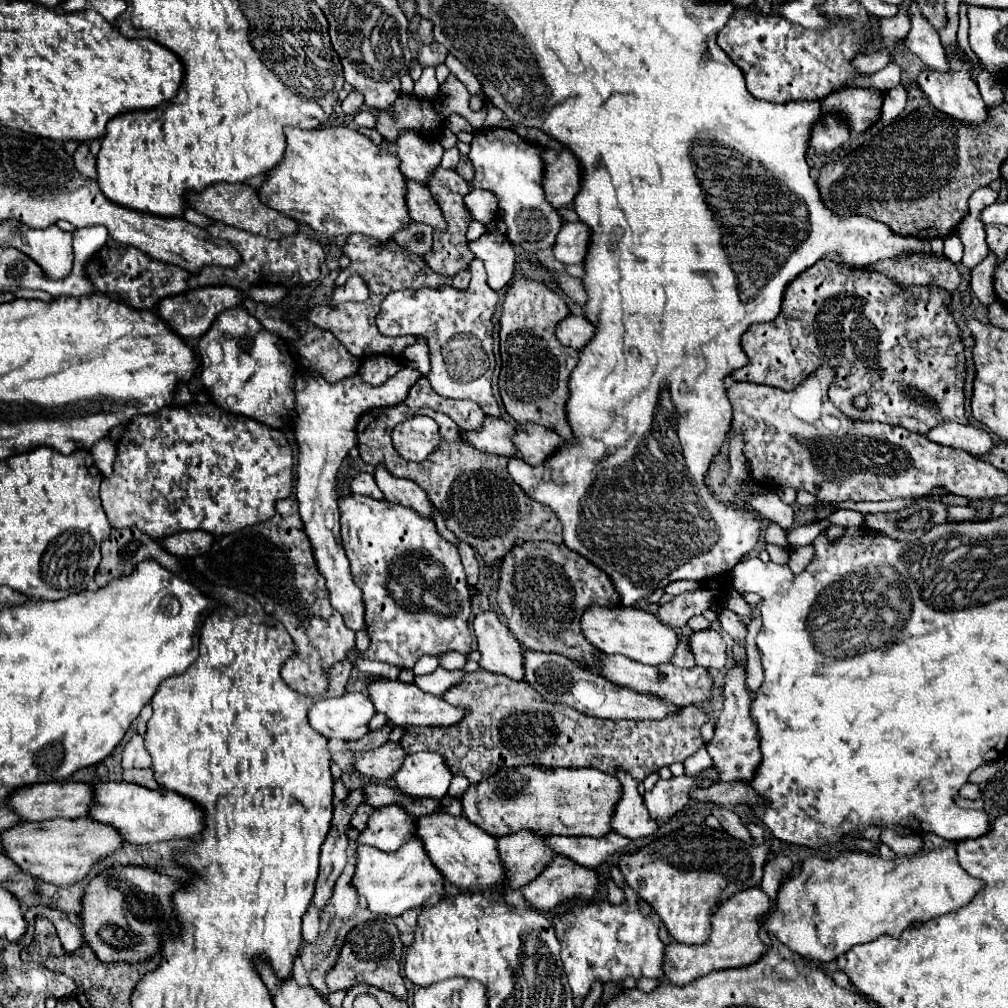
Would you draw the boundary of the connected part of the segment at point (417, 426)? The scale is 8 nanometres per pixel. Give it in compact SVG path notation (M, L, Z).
M428 416L408 418L392 432L396 452L410 462L424 462L440 446L440 442L438 424Z

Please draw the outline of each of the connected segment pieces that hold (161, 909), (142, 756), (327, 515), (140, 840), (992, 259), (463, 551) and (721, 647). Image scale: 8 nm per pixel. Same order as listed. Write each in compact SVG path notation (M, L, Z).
M110 866L98 872L82 898L80 930L84 942L94 950L102 964L144 962L160 950L160 934L166 928L176 930L172 920L172 892L184 882L162 876L144 866Z
M134 734L122 750L122 768L150 768L152 760L144 748L144 738Z
M402 368L396 376L386 380L380 386L366 384L360 374L348 376L340 382L328 384L318 372L300 370L294 374L294 396L296 396L296 424L294 438L298 448L298 482L296 498L300 504L300 516L308 538L312 540L312 550L320 574L326 578L326 588L330 592L332 606L342 614L344 624L358 632L364 630L364 602L362 592L354 584L350 562L342 548L340 526L338 526L338 496L336 496L336 474L342 460L356 446L356 424L368 408L384 408L384 404L404 402L412 384L420 378L420 372L414 368Z
M100 782L92 784L92 806L88 818L116 828L126 844L150 844L174 838L196 838L200 828L204 828L204 816L192 800L176 796L174 792L160 794L158 790L140 788L128 782Z
M988 252L988 256L978 266L974 266L970 274L970 290L984 306L996 300L996 296L992 296L992 272L996 268L996 260L996 254Z
M458 542L458 552L460 552L460 558L462 558L462 564L464 564L464 572L466 572L466 578L468 578L468 584L470 588L478 582L478 560L476 560L476 554L474 554L474 548L468 544L468 542Z
M708 628L702 632L680 634L678 638L688 642L698 666L704 666L708 670L710 668L716 668L716 670L724 668L724 664L726 664L726 642L722 640L722 636L716 630Z

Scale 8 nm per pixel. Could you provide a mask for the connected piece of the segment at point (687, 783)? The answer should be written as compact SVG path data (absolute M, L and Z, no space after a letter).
M680 776L680 778L670 778L670 780L658 780L656 786L642 796L644 806L654 822L668 820L676 812L680 812L688 802L688 790L692 786L698 786L698 780Z

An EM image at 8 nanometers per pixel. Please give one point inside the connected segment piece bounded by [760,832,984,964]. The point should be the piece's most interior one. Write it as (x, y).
(831, 905)

